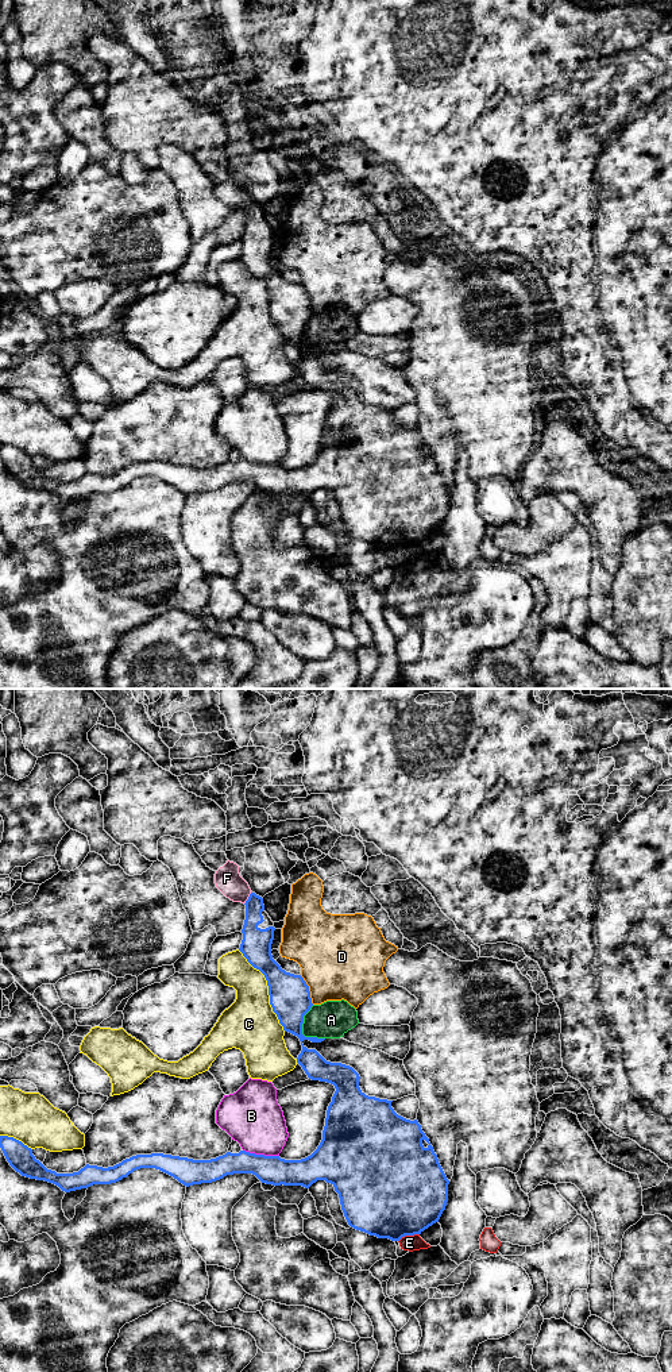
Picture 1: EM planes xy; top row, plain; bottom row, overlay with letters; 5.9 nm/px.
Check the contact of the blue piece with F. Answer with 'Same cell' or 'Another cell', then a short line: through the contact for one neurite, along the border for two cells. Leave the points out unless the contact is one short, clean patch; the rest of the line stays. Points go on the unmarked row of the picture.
Same cell. Line: xy (254, 247), (248, 207), (227, 187)

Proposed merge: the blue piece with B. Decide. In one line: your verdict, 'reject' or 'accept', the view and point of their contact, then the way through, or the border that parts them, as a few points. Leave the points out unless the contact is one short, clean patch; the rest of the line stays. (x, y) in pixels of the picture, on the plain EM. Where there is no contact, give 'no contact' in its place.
reject | xy (261, 463) | along xy (243, 458), (251, 462), (278, 465)

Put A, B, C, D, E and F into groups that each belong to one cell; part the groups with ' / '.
A / B / C / D / E / F

